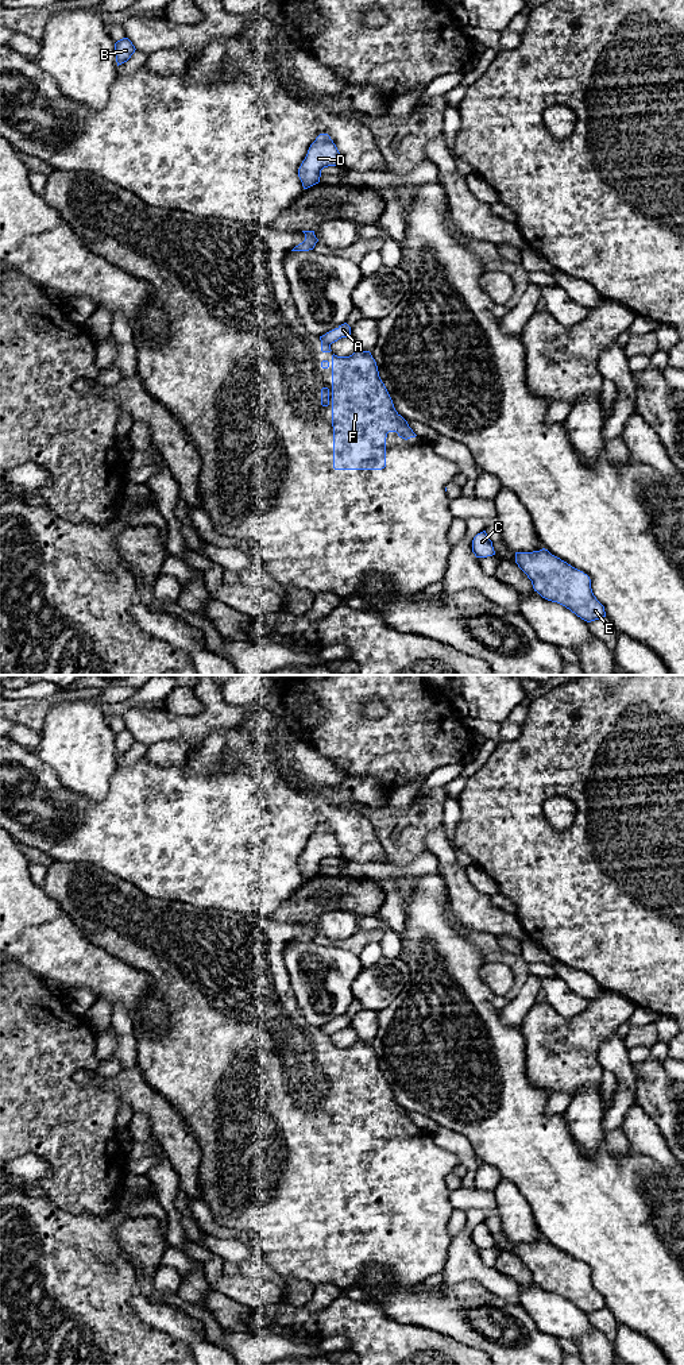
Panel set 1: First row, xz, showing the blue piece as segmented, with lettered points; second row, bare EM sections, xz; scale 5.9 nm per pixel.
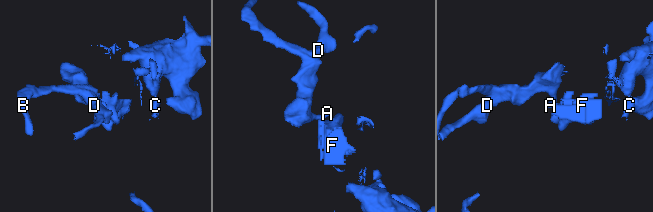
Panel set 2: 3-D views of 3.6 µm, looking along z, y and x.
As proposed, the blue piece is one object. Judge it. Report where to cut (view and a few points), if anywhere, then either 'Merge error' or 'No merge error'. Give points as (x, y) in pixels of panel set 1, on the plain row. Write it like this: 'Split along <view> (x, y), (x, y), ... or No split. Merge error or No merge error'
Split along xz (321, 1028), (329, 1036). Merge error

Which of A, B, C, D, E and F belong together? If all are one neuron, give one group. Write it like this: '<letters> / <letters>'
A B D / C E F

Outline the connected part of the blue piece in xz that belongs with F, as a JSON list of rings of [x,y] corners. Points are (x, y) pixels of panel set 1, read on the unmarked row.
[[[356,1041],[349,1048],[332,1046],[332,1053],[321,1053],[322,1060],[332,1059],[332,1080],[321,1080],[321,1096],[332,1096],[333,1160],[382,1161],[386,1158],[386,1129],[397,1123],[407,1131],[417,1126],[395,1102],[393,1091],[382,1073],[375,1050],[370,1042]]]

